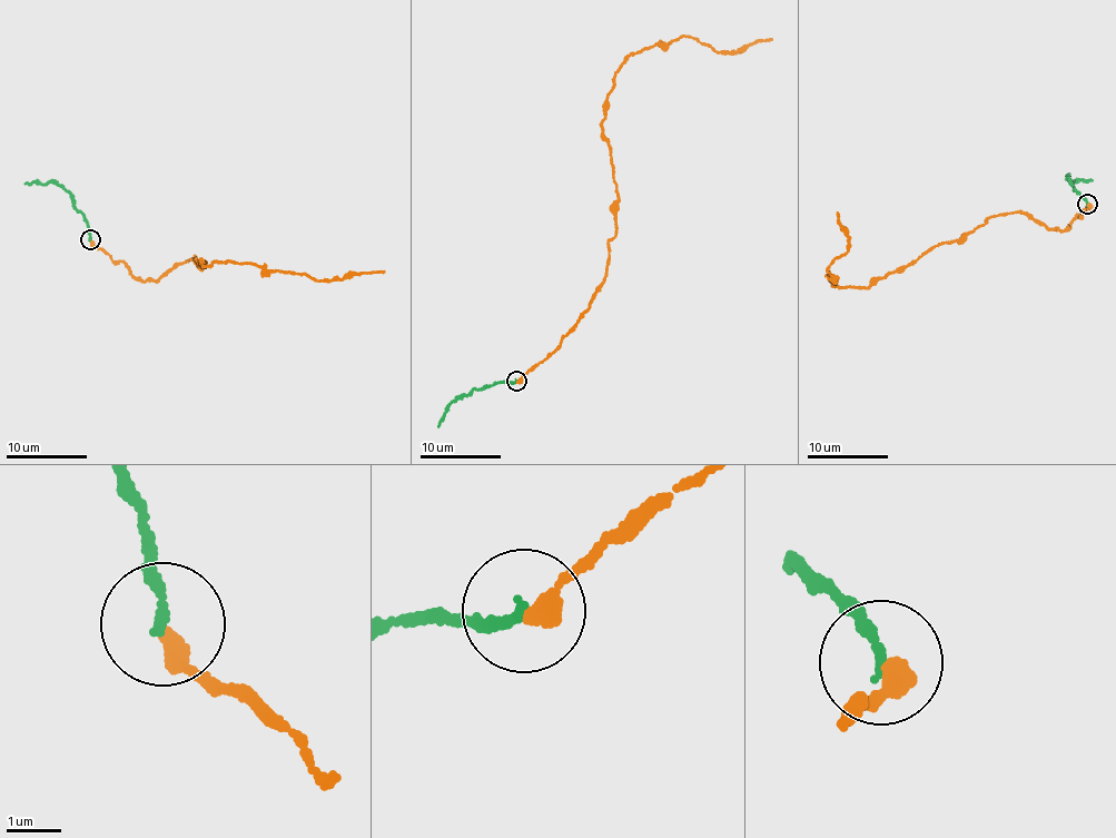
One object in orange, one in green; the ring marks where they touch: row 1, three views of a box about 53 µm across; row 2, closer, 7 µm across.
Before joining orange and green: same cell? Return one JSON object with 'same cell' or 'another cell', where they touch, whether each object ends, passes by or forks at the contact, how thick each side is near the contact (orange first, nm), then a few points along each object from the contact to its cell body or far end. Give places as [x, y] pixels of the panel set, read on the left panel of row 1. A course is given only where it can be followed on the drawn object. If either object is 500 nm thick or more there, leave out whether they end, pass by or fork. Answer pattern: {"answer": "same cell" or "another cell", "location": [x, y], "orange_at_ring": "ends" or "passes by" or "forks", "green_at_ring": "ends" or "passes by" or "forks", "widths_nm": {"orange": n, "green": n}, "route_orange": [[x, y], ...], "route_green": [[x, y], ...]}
{"answer": "same cell", "location": [90, 239], "orange_at_ring": "ends", "green_at_ring": "ends", "widths_nm": {"orange": 360, "green": 190}, "route_orange": [[89, 239], [146, 282], [195, 256], [204, 265], [220, 260], [328, 282], [384, 270]], "route_green": [[90, 238], [85, 216], [62, 187], [39, 181], [25, 183]]}

